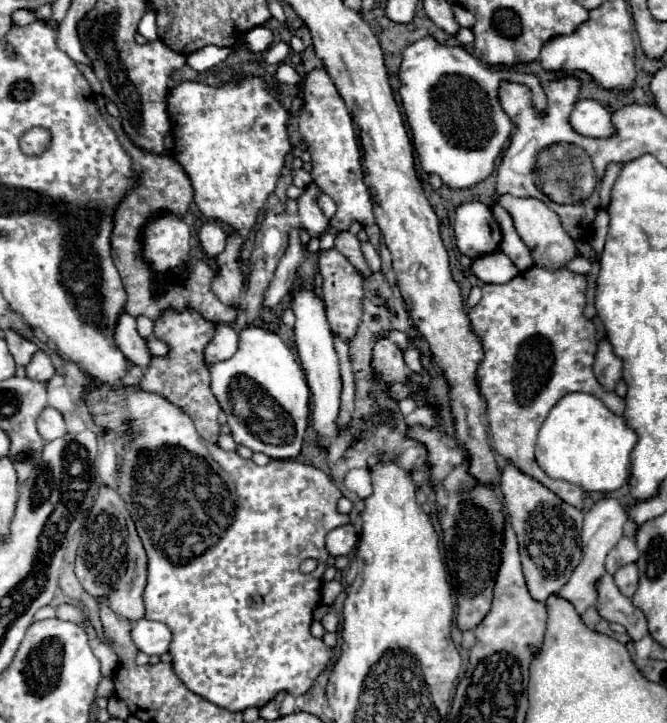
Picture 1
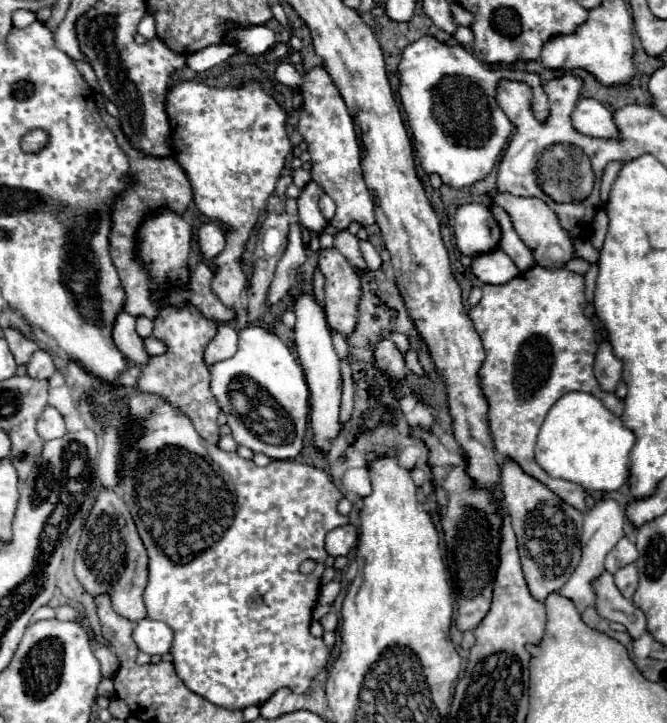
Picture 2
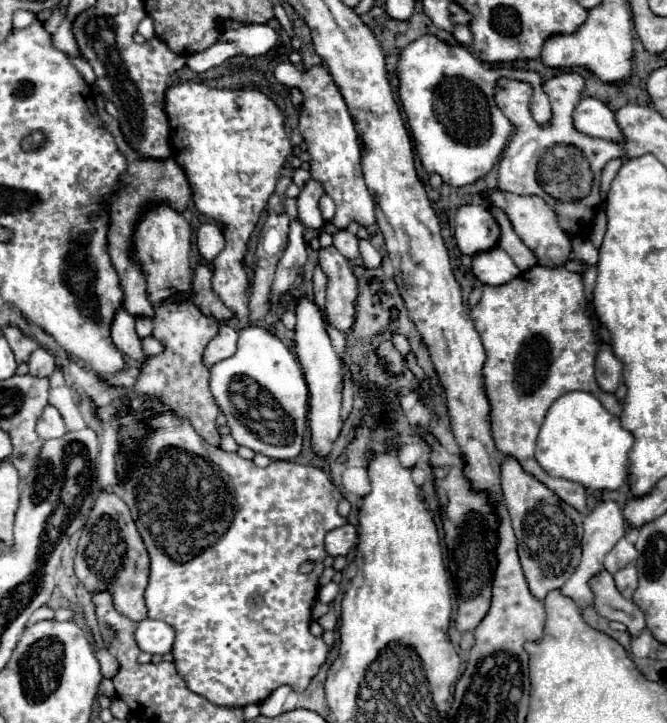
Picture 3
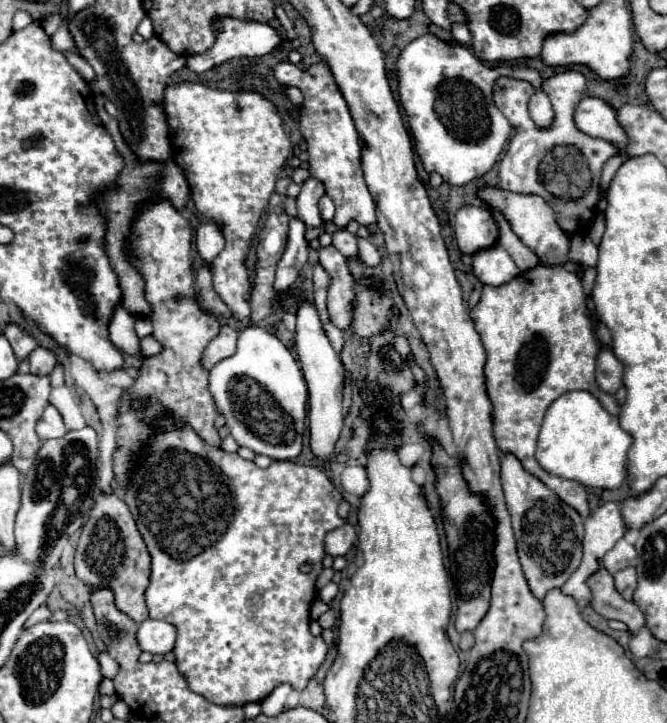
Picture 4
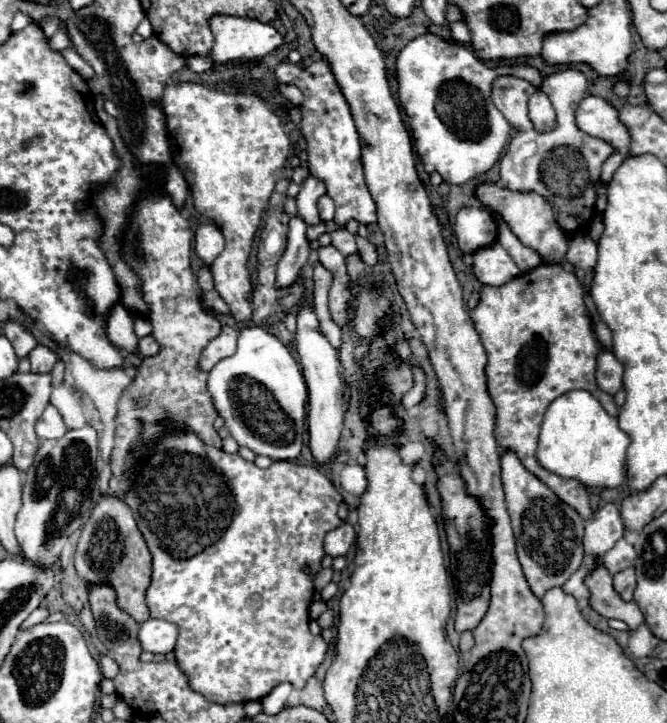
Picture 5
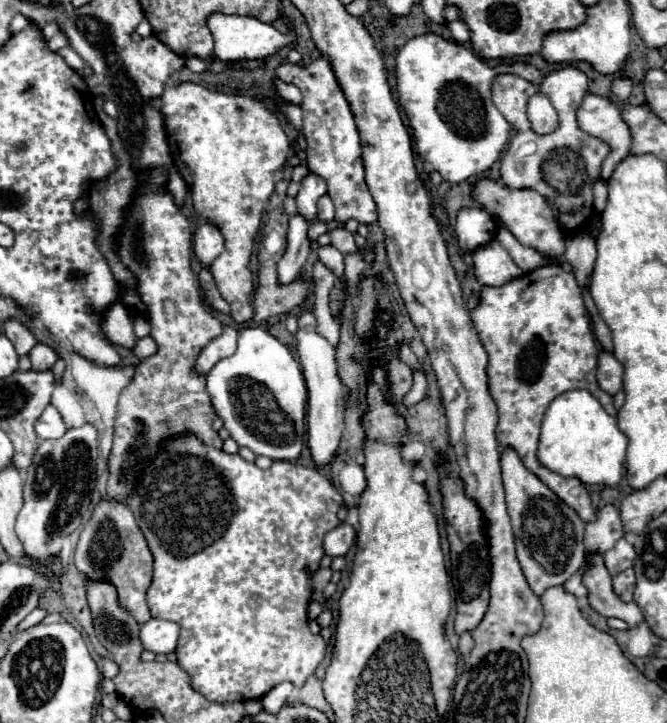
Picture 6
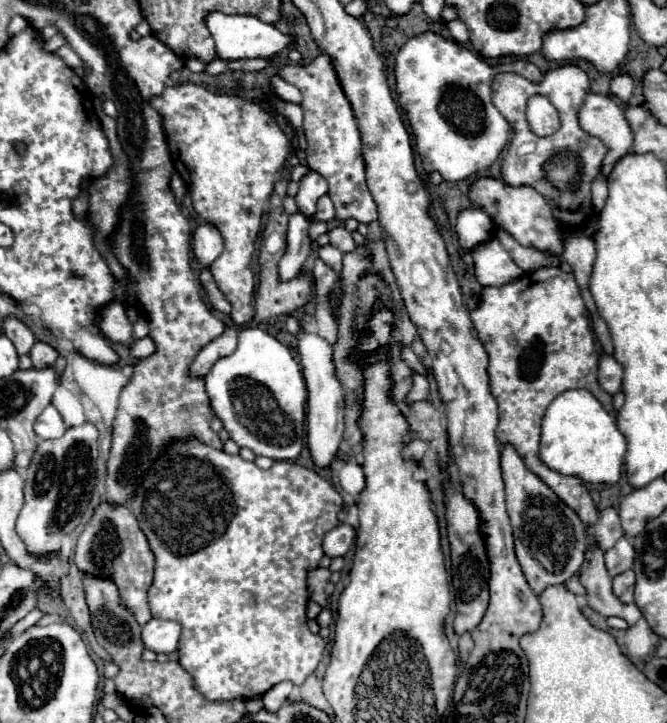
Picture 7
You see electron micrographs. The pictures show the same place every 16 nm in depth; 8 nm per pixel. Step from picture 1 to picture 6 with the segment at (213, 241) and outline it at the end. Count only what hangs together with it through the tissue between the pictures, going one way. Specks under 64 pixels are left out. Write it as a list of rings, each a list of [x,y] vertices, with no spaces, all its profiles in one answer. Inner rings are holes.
[[[202,224],[194,232],[194,254],[202,266],[210,266],[224,250],[224,238],[214,224]]]

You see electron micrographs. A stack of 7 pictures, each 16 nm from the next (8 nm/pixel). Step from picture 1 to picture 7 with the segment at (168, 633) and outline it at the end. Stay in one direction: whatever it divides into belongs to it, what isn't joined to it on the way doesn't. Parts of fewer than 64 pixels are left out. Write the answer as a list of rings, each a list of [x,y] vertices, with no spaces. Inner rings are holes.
[[[152,618],[142,628],[142,642],[144,642],[146,648],[150,648],[154,652],[170,654],[170,652],[174,652],[178,648],[180,632],[182,632],[182,628],[176,622]]]

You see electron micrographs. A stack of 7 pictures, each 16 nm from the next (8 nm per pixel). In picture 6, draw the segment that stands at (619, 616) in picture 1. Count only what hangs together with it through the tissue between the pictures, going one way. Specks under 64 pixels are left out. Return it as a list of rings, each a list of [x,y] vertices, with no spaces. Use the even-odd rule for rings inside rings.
[[[590,552],[588,554],[588,564],[584,566],[584,576],[582,584],[588,588],[588,604],[602,616],[610,618],[622,618],[628,622],[628,626],[636,626],[642,620],[642,612],[638,606],[624,604],[612,590],[612,576],[608,574],[604,566],[604,558],[600,552]]]

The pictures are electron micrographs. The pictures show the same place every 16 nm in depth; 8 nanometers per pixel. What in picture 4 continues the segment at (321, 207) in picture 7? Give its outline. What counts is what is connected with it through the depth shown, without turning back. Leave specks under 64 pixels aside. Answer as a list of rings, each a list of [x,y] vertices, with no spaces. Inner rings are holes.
[[[326,194],[320,198],[318,208],[320,208],[320,216],[322,216],[322,220],[324,220],[324,222],[328,222],[328,220],[332,220],[332,218],[334,218],[334,202],[332,202]]]

